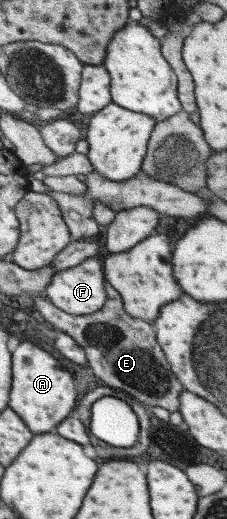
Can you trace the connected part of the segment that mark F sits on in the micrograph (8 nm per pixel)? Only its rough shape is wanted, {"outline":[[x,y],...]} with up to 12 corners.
{"outline":[[85,258],[58,270],[46,298],[74,316],[92,314],[106,298],[102,263]]}

